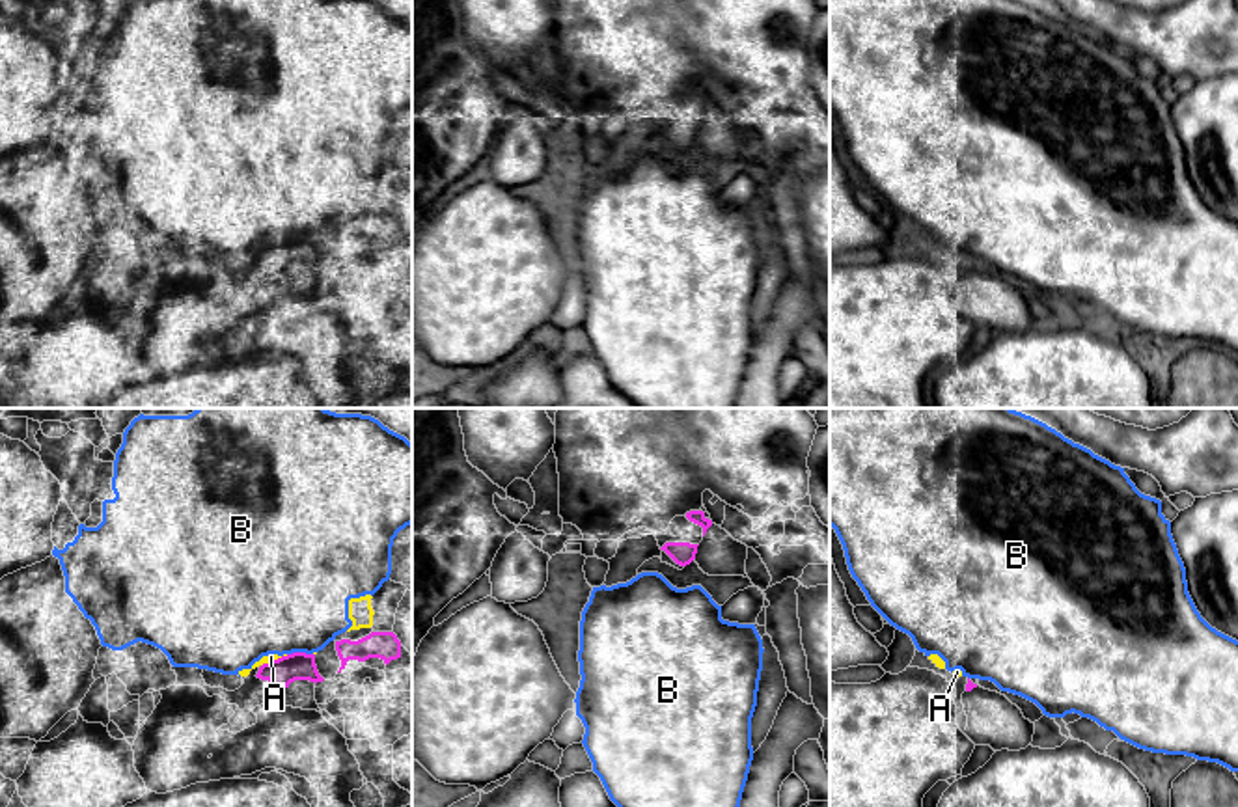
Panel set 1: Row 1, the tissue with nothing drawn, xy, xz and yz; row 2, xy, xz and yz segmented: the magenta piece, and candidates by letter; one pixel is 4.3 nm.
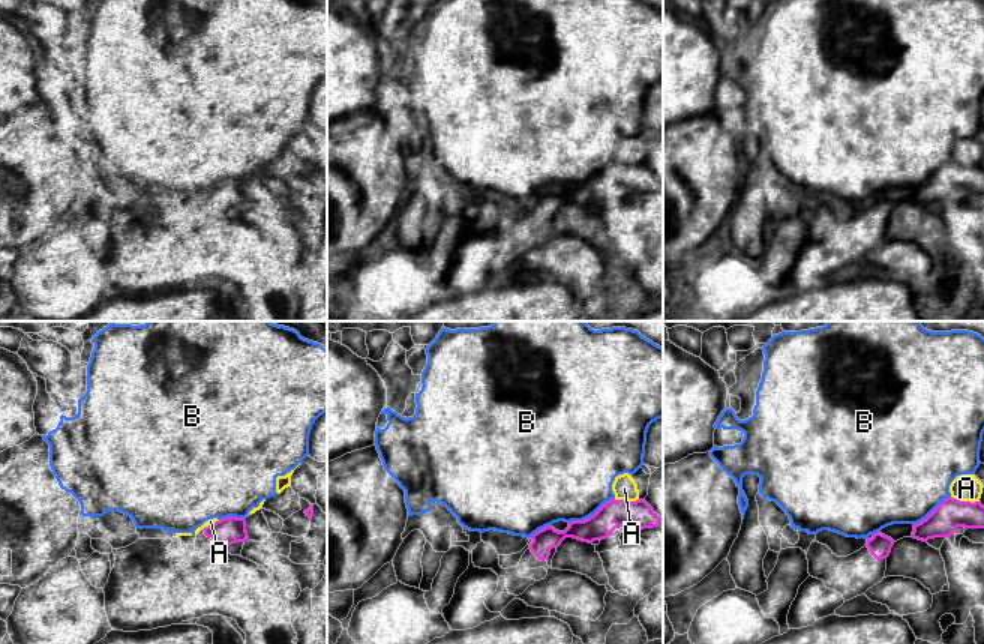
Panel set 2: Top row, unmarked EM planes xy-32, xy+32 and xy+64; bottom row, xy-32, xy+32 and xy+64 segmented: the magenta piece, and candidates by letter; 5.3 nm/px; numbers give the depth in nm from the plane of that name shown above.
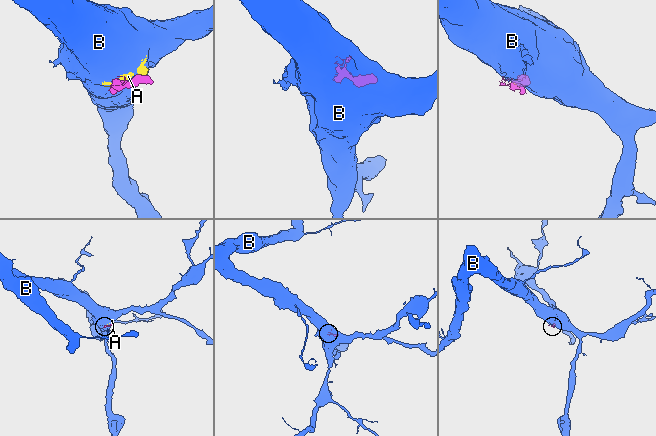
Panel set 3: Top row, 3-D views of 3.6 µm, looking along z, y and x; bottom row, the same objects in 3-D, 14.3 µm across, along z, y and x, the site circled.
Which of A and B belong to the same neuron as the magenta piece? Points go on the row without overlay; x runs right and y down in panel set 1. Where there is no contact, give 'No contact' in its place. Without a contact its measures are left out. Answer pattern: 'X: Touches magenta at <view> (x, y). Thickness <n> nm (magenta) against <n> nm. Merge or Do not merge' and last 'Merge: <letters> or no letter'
A: Touches magenta at xy (275, 243). Thickness 130 nm (magenta) against 30 nm. Do not merge
B: Touches magenta at xy (299, 235). Thickness 130 nm (magenta) against 480 nm. Do not merge
Merge: no letter

